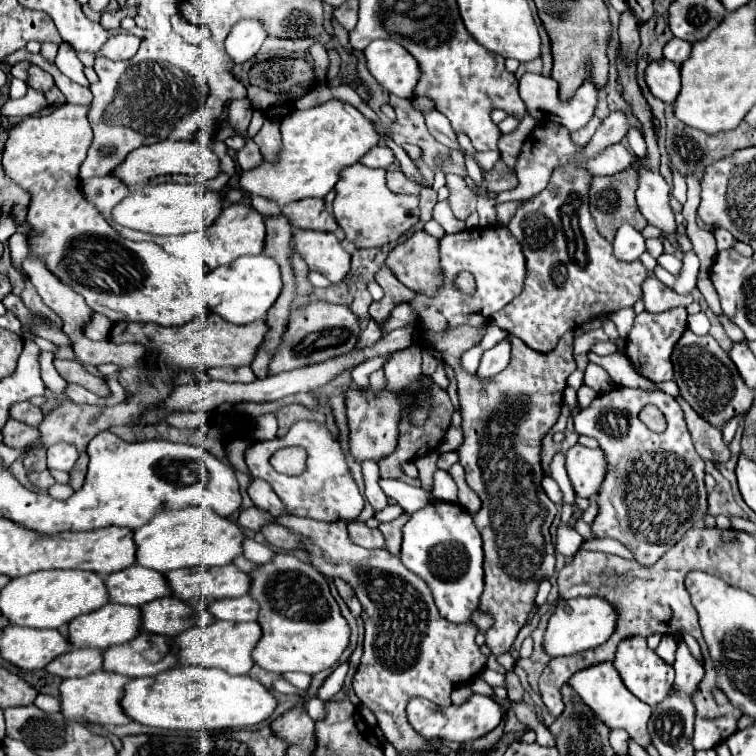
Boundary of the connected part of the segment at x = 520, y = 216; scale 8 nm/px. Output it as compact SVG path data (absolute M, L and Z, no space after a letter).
M573 164L557 168L553 172L553 180L549 182L549 188L525 200L507 224L511 234L523 246L529 276L525 278L525 288L521 296L509 302L507 308L503 308L501 312L495 312L489 322L497 324L507 334L521 338L533 350L549 352L567 330L581 328L593 318L603 318L621 308L631 308L641 298L641 284L647 278L647 270L641 264L641 260L635 262L617 260L611 252L611 244L595 230L593 218L589 214L589 202L587 202L589 180L591 176L585 170L575 168Z

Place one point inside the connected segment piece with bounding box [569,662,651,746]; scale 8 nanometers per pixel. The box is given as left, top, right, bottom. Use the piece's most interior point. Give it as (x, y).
(600, 686)

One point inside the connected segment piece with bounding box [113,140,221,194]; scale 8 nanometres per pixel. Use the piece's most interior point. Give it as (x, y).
(166, 157)

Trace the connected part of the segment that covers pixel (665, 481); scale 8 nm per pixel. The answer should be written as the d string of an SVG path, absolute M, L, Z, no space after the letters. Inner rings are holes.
M615 386L611 392L597 396L573 420L575 420L575 430L579 434L593 436L609 460L609 472L597 494L599 514L595 516L591 524L593 536L595 538L615 538L633 552L635 560L641 566L653 566L669 548L673 548L681 540L681 536L689 528L701 524L707 512L707 494L705 494L705 484L703 484L705 462L693 448L679 402L667 396L665 392L649 394L643 390ZM645 404L655 404L659 410L663 410L663 416L667 418L665 432L655 434L637 418L637 412Z

